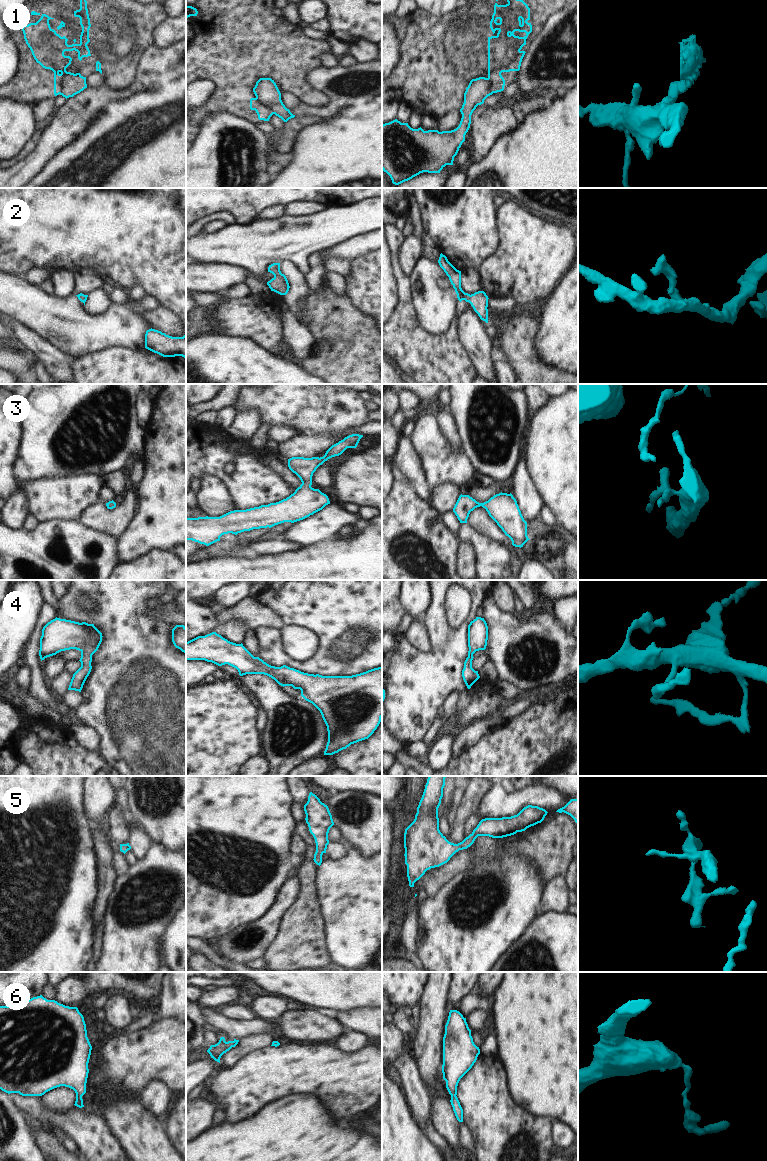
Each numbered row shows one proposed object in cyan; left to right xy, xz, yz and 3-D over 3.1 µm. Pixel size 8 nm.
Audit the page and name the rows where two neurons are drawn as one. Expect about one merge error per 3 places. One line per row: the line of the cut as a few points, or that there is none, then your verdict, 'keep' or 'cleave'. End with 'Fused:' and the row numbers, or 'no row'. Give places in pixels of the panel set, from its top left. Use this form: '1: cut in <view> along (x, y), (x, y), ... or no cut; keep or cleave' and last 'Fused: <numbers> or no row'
1: cut in xy along (80, 74), (67, 74), (60, 82), (60, 91), (58, 93); cleave
2: no cut; keep
3: no cut; keep
4: no cut; keep
5: no cut; keep
6: no cut; keep
Fused: 1

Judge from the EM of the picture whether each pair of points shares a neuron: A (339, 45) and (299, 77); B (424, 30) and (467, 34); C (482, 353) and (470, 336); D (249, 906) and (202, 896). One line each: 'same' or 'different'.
A: different
B: same
C: same
D: same

